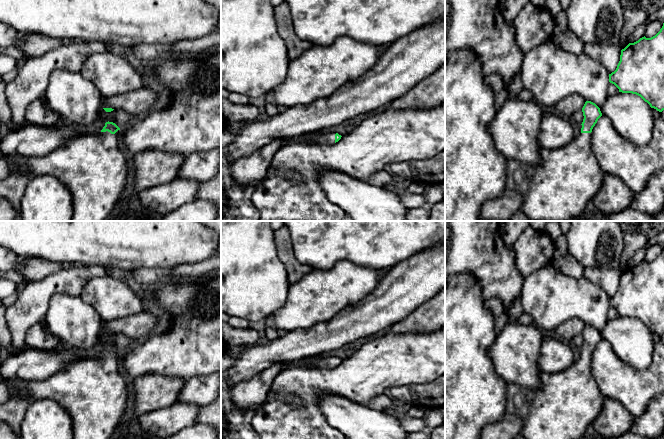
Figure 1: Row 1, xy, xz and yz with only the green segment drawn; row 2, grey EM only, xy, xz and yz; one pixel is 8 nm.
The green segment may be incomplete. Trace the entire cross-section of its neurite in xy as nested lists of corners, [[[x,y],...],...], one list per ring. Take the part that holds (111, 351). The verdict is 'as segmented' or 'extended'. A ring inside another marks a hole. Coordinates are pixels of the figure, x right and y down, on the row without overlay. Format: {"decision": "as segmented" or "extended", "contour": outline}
{"decision": "extended", "contour": [[[106,346],[98,357],[78,359],[42,381],[30,381],[23,392],[28,403],[51,399],[69,413],[73,439],[109,439],[125,414],[130,387],[119,370],[115,357],[120,352]]]}

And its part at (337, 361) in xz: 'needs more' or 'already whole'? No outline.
needs more

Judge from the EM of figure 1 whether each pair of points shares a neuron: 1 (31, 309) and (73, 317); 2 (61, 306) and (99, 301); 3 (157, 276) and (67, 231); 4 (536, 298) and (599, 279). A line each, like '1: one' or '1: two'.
1: two
2: two
3: two
4: two

